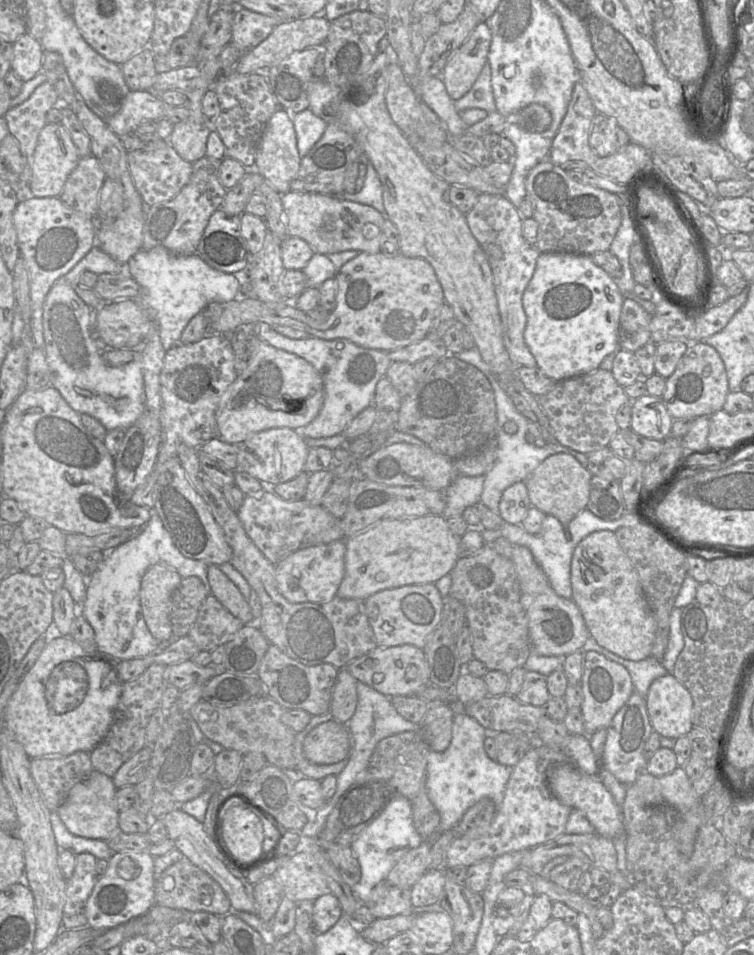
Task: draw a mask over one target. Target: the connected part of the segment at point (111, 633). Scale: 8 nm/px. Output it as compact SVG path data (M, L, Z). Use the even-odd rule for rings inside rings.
M155 508L149 510L151 510L151 519L148 523L141 528L135 537L123 544L118 545L110 551L97 571L95 571L87 579L86 597L80 605L80 613L86 618L94 629L98 651L108 654L118 661L143 658L157 649L167 648L179 639L175 636L171 636L170 639L159 642L153 637L146 625L140 601L140 589L142 577L150 566L156 563L164 563L174 568L182 578L197 576L202 580L207 593L212 594L211 585L208 580L209 565L202 560L195 560L184 556L176 547L171 535L164 527L163 522Z

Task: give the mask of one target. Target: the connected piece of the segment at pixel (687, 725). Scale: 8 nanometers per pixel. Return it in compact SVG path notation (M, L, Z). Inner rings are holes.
M672 673L651 683L645 703L653 730L660 736L677 740L692 729L692 697Z

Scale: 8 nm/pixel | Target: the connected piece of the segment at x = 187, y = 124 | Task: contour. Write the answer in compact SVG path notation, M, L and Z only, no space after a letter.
M195 89L188 93L187 107L190 116L187 120L174 124L174 129L168 141L177 151L179 156L190 163L206 156L207 140L211 132L211 120L208 120L202 112L202 99L208 89Z

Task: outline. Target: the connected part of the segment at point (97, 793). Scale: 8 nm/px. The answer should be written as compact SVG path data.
M93 770L86 779L77 783L69 791L56 813L73 835L107 841L121 831L118 823L120 812L117 809L115 799L116 790L117 788L111 777Z

